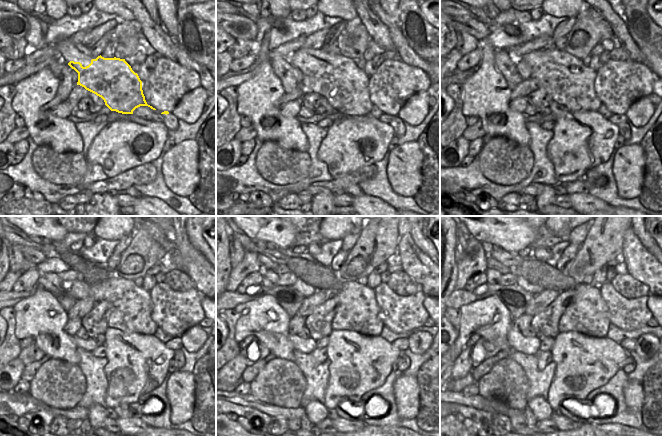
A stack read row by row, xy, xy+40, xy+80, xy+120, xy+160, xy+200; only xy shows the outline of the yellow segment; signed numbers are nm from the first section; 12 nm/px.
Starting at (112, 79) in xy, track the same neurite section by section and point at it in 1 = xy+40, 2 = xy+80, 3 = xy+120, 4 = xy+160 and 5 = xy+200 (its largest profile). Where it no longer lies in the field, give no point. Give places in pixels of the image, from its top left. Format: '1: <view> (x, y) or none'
1: xy+40 (337, 78)
2: xy+80 (570, 83)
3: xy+120 (129, 307)
4: xy+160 (357, 310)
5: xy+200 (587, 313)

